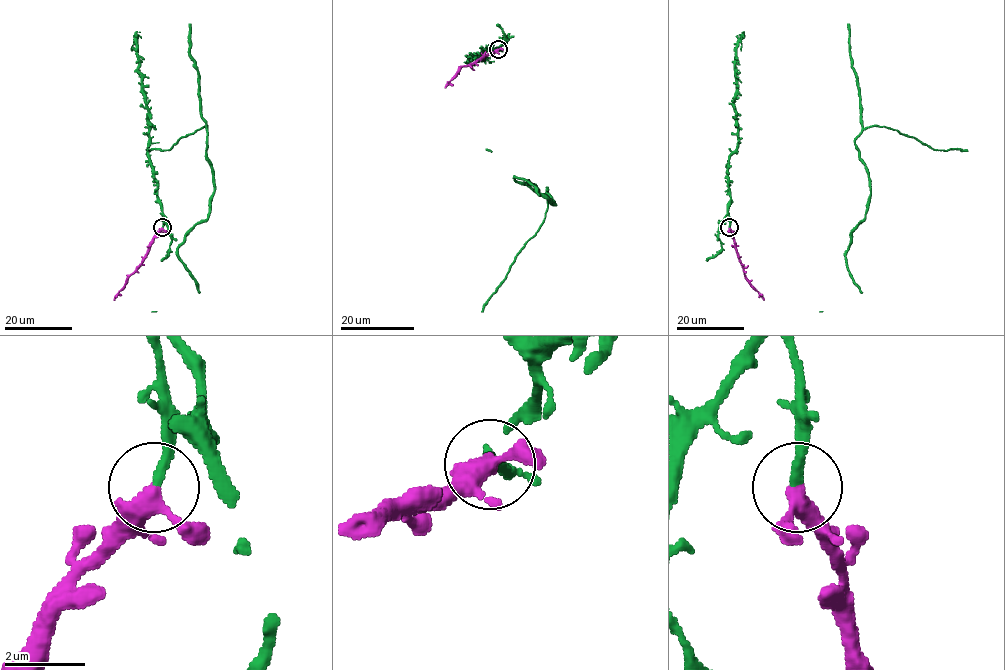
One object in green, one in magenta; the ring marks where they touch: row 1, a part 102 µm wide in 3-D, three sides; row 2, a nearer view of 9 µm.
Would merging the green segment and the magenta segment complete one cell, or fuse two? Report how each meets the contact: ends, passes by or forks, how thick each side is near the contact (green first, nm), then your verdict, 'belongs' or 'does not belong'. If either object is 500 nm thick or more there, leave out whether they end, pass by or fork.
green ends; magenta passes by; calibres 260 and 360 nm; belongs

